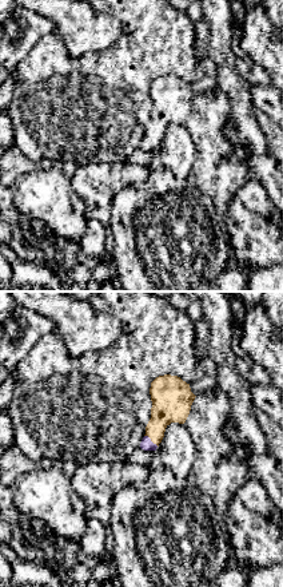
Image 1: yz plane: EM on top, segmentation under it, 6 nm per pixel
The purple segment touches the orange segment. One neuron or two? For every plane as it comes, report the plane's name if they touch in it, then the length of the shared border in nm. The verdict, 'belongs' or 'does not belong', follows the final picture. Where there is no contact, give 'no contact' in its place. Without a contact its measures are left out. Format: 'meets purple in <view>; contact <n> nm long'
meets purple in yz; contact 110 nm long

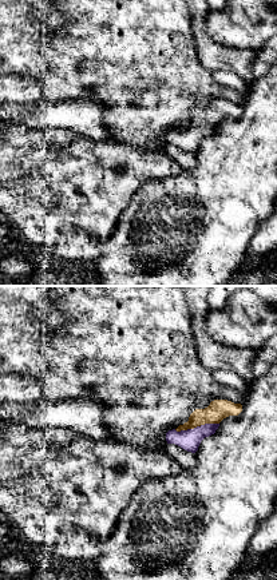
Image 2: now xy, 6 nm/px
meets purple in xy; contact 280 nm long

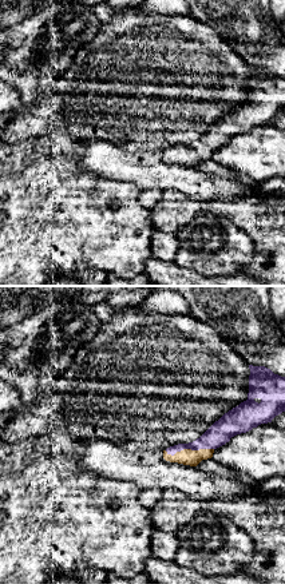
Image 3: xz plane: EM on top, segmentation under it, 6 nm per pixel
meets purple in xz; contact 300 nm long

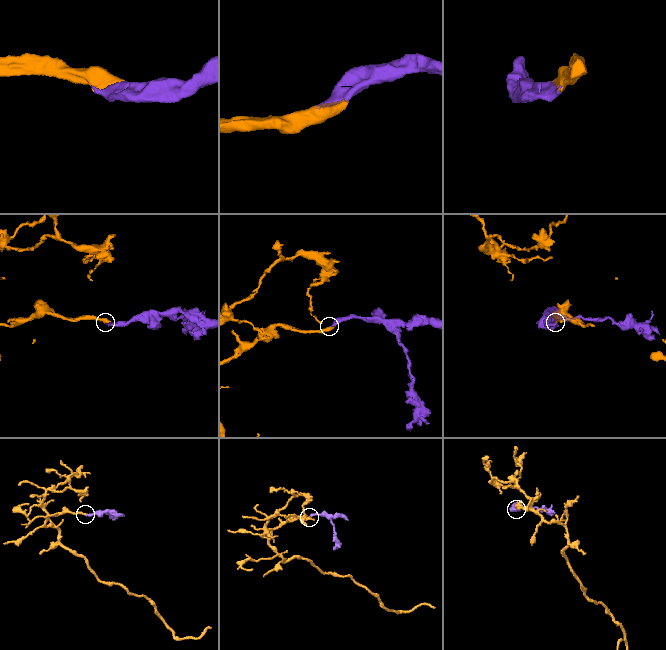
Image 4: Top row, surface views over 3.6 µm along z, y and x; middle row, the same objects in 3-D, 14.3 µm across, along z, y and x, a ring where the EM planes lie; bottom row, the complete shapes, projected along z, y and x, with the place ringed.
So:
belongs

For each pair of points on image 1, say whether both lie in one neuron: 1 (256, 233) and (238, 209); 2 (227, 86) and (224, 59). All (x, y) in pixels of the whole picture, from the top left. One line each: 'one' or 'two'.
1: one
2: one

